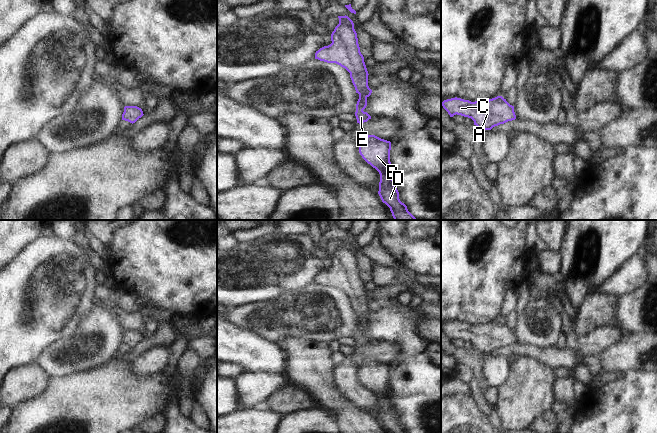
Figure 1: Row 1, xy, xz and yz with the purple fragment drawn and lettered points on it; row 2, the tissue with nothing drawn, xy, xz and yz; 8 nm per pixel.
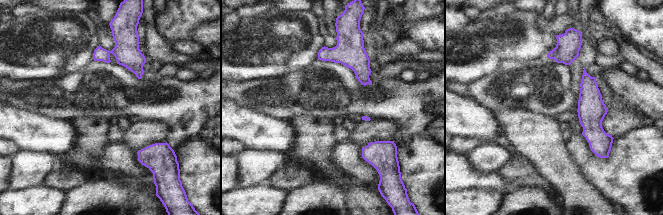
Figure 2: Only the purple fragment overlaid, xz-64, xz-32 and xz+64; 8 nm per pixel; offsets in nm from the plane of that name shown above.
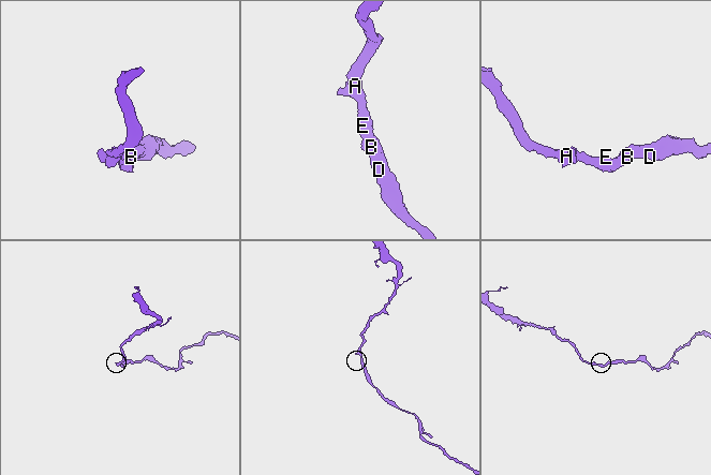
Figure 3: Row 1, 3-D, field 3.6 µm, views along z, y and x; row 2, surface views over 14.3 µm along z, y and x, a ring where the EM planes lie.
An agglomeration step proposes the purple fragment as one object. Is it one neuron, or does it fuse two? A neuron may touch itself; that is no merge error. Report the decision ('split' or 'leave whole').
leave whole

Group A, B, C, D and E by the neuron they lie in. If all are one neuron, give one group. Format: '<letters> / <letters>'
A B C D E

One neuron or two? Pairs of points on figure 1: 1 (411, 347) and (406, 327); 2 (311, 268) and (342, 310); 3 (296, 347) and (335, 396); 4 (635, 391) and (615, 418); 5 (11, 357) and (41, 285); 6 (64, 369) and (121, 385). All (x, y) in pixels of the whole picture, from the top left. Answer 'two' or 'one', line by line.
1: one
2: two
3: one
4: one
5: one
6: two

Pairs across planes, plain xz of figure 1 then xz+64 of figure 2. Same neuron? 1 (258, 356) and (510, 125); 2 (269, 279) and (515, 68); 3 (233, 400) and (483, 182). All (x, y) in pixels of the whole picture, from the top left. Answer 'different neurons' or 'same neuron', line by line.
1: different neurons
2: different neurons
3: same neuron

